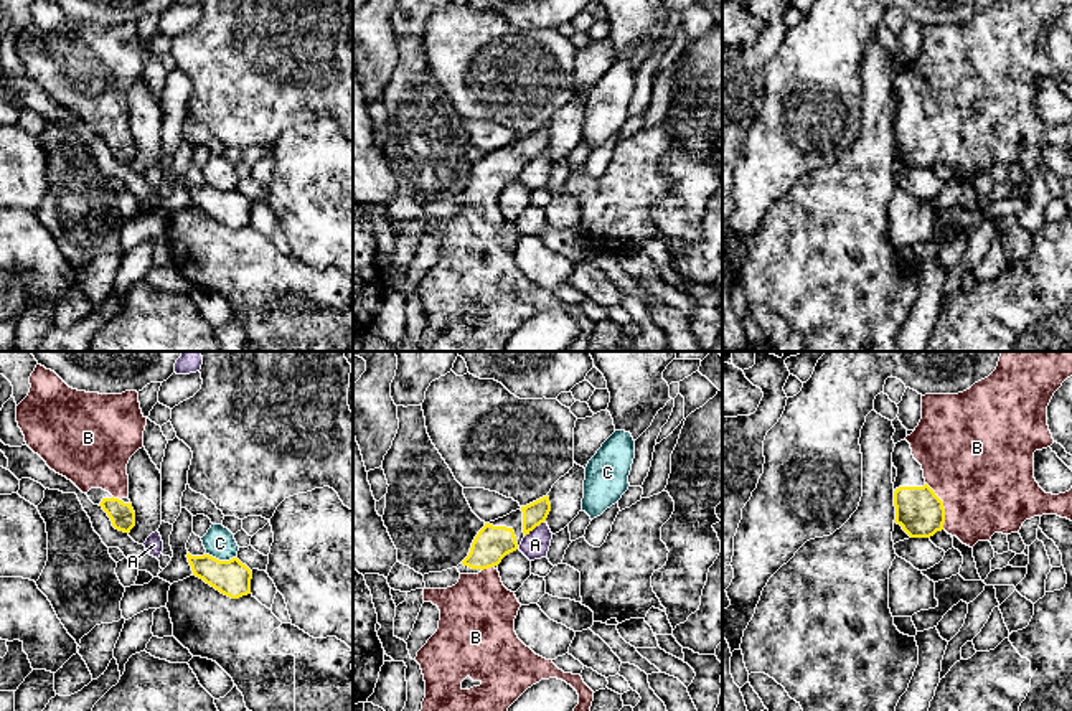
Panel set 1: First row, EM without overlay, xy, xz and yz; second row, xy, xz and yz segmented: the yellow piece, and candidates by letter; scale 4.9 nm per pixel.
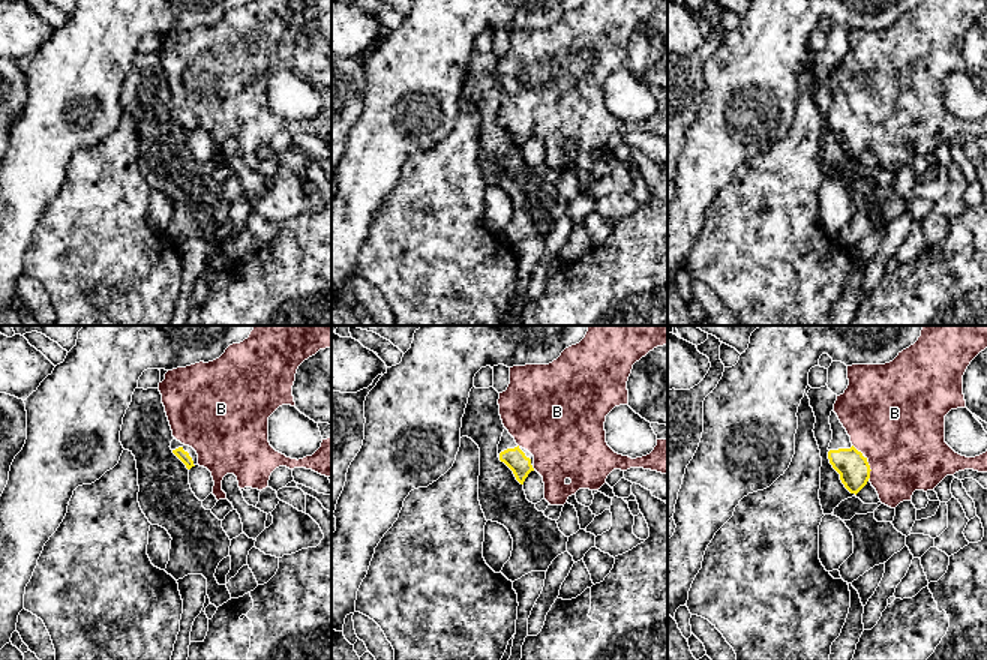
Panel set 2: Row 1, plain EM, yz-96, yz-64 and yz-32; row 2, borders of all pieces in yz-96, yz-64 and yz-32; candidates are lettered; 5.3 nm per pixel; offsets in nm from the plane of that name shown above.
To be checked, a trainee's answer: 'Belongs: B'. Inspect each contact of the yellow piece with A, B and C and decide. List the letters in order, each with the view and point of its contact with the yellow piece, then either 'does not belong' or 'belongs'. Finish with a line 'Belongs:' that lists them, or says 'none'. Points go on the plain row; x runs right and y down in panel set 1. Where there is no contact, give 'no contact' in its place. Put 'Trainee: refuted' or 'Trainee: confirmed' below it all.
A: contact xz (535, 157); does not belong
B: contact yz (942, 136); belongs
C: contact xy (221, 192); does not belong
Belongs: B
Trainee: confirmed

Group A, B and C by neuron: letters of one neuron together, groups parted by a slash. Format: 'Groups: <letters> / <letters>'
Groups: A / B / C

